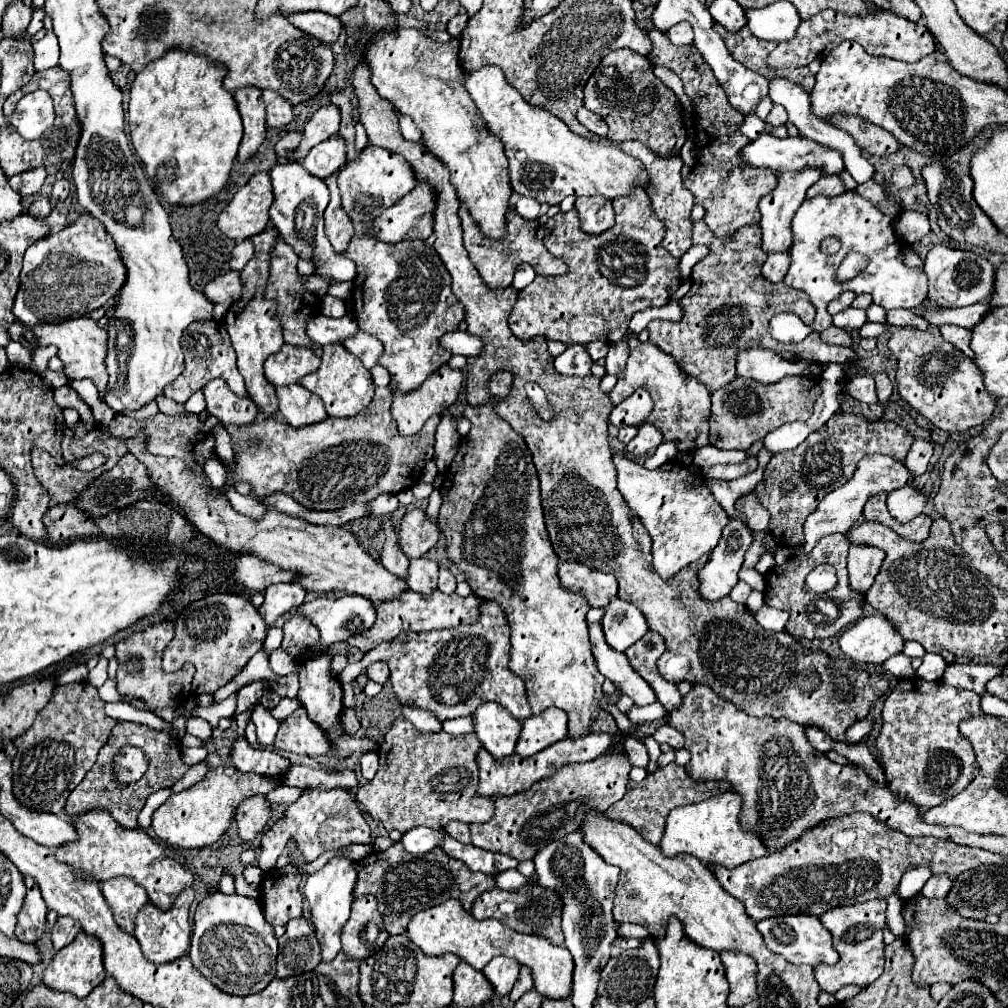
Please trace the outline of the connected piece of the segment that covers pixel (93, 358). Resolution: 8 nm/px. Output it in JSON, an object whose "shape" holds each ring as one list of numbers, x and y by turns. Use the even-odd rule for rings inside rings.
{"shape":[[80,316,74,320,66,320,66,322,58,322,58,324,36,324,36,326,26,326,24,322,16,320,16,324,20,324,22,328,30,330,38,342,38,346,56,346,58,348,58,358,64,362,66,366,66,374,72,380,82,380,82,378,90,378,98,390,100,390,100,398,104,394,104,386,108,382,108,372,104,366,104,354,106,354,106,330,98,326,96,320,88,318,88,316]]}

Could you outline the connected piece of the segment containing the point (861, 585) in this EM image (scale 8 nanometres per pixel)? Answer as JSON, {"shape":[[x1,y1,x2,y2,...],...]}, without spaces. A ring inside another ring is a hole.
{"shape":[[852,544,848,550,848,572,850,572,850,586,856,588,856,592,866,592,876,574,880,572,884,550,866,546,866,544]]}

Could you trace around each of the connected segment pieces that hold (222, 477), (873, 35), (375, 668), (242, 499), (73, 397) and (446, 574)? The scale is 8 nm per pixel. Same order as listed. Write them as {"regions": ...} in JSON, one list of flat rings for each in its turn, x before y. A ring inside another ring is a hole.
{"regions":[[[208,458,206,460,206,466,204,466,206,470,206,476,208,476,208,480,212,482,212,486,214,488,222,488,224,484,226,484,226,474,224,474,224,466,216,460,216,458]],[[824,10,816,14,810,20,804,20,796,32,796,38,790,42,780,42,766,58,766,64,774,72,782,70,794,70,800,66,810,64,816,58,824,58,830,54,832,48,836,48,844,40,854,40,864,46,864,50,872,56,890,56,902,62,918,62,926,54,936,50,934,36,928,32,926,26,918,22,910,22,898,14,886,12,886,10,870,10,866,18,858,16,846,16,836,10]],[[374,662,366,672,368,672,368,678,378,684,384,684,390,678,390,668,386,662]],[[228,488,226,498,230,500,230,504,232,504,232,508,234,508,236,512,240,512,240,514,252,518,252,520,260,520,260,518,264,516,264,506,260,506,260,504,258,504,258,498,252,496,252,494,242,496,242,494,238,494,234,488]],[[68,384,62,386,62,388,58,388,58,390,54,390,54,400,56,400,56,404,60,408,72,408,72,410,76,410,80,414,82,422,86,422,86,424,94,422,94,416,92,416,92,410,88,408,88,404]],[[440,568,440,578,438,578,438,590,444,594,452,594,456,590,456,578,450,574,450,570]]]}

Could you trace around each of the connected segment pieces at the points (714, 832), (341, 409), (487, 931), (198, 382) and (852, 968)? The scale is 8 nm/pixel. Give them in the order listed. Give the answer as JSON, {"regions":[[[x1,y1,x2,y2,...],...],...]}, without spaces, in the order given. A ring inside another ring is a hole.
{"regions":[[[728,790,704,802,674,808,666,818,666,830,660,842,662,854,666,858,674,858,678,854,690,854,700,862,704,862,706,866,724,866,724,868,736,868,744,862,768,854,764,850,764,844,758,838,754,838,754,834,742,830,738,822,740,806,742,806,740,796]],[[342,344,324,346,322,348,322,364,320,364,320,368,316,372,304,376,300,380,300,384,306,390,310,390,312,394,320,396,328,416,334,416,334,418,358,414,362,408,366,408,370,404,370,400,374,396,374,382,372,382,370,372]],[[454,898,418,912,410,920,410,924,406,928,406,936,426,956,440,956,440,954,450,952,450,954,460,956,464,962,468,962,476,970,482,970,496,956,510,956,510,958,518,960,520,964,526,964,532,970,534,988,542,996,554,998,554,1000,568,1000,572,996,574,960,564,946,554,946,542,936,520,934,520,932,504,926,498,920,474,920,472,914,466,912,462,908,462,904,456,902]],[[200,320,200,322,194,322,192,326,188,326,188,330,184,332,184,338,182,338,182,350,186,354,186,370,180,374,180,378,176,378,176,382,172,382,172,386,164,388,166,398,172,398,172,400,184,404,196,390,204,388,204,384,214,378,226,380,226,384,230,386,230,390,234,394,246,396,244,378,236,368,236,352,232,350,228,332,224,330,222,322]],[[868,900,864,904,856,906,842,906,832,908,820,916,822,926,832,934,834,938,834,950,840,954,840,960,836,964,816,964,814,976,816,982,824,992,838,992,842,986,856,984,856,986,868,986,872,984,882,968,884,968,884,940,882,940,882,926,886,920,886,900]]]}

